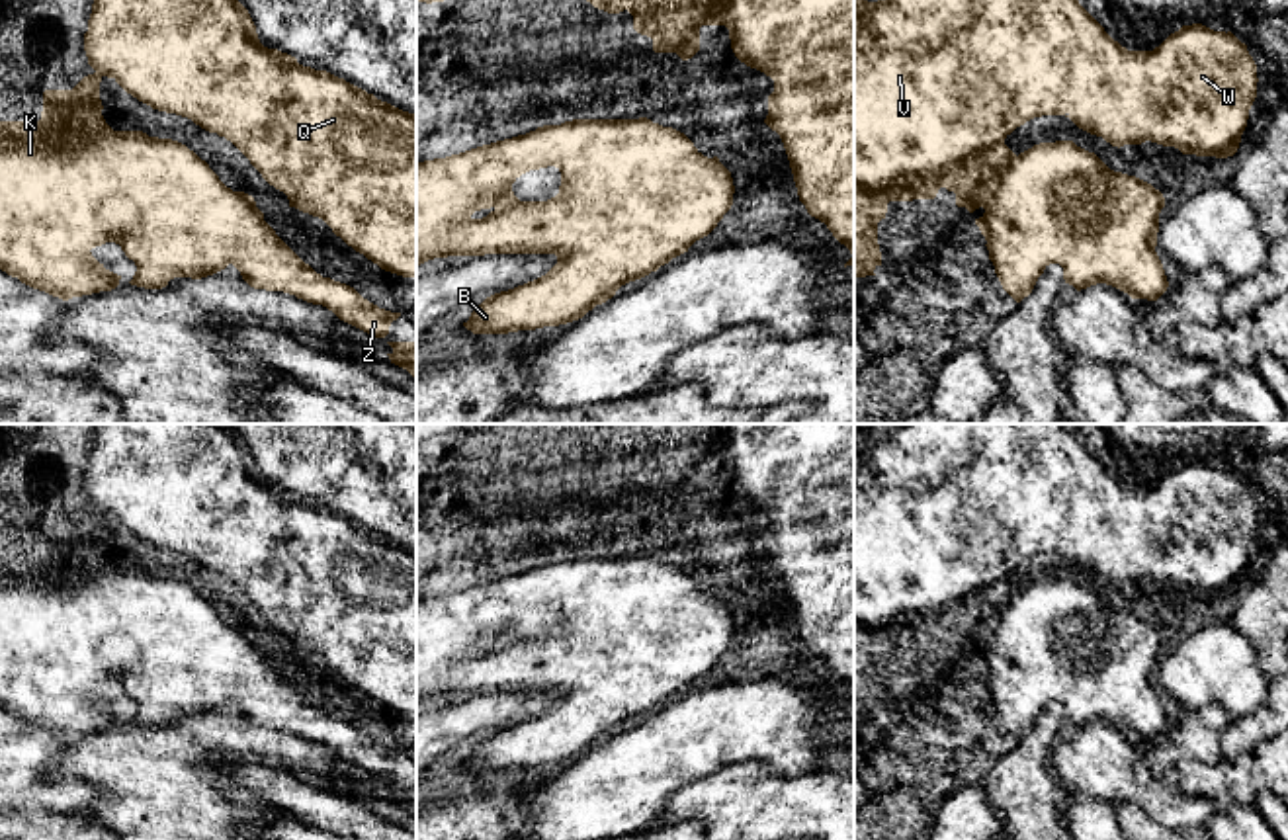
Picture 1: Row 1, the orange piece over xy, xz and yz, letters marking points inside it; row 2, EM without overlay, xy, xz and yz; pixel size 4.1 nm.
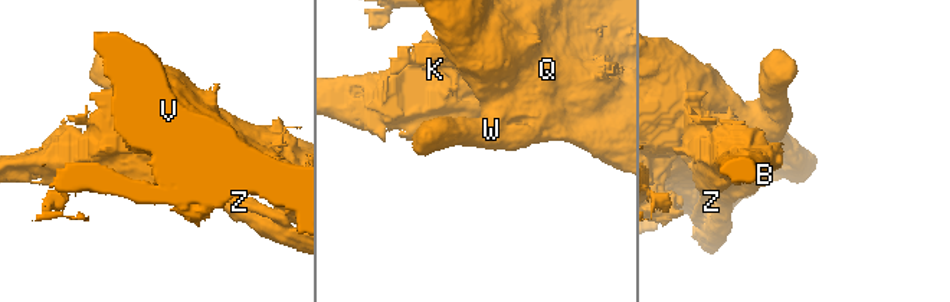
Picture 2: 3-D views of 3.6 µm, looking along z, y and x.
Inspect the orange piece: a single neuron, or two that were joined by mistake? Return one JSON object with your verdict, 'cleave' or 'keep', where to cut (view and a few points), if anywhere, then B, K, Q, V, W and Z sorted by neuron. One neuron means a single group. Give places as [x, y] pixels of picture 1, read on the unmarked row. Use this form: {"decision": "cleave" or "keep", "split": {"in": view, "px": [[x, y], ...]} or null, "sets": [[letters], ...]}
{"decision": "cleave", "split": {"in": "xy", "px": [[174, 690], [194, 682], [212, 700], [268, 698], [280, 727]]}, "sets": [["B", "K"], ["Q", "V", "W", "Z"]]}

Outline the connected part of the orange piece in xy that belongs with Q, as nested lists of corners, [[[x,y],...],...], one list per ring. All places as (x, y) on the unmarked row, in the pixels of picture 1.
[[[94,424],[84,488],[98,512],[113,516],[139,539],[231,578],[270,623],[287,633],[289,645],[322,656],[381,707],[416,715],[416,551],[264,484],[248,447],[223,424]]]

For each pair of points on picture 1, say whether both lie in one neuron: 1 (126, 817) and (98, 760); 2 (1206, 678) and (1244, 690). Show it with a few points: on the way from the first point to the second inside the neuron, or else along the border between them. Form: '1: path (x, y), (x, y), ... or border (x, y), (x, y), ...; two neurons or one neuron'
1: path (126, 803), (126, 788), (112, 774); one neuron
2: path (1216, 678), (1234, 680); one neuron

